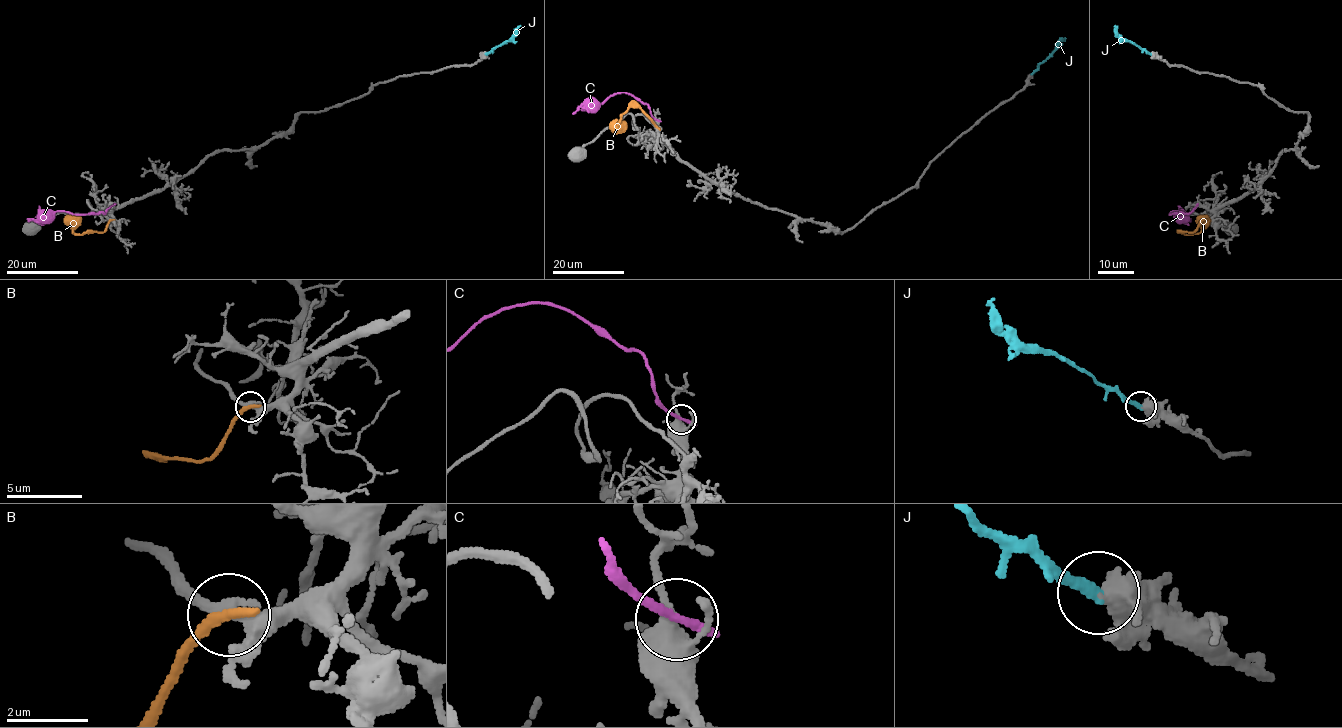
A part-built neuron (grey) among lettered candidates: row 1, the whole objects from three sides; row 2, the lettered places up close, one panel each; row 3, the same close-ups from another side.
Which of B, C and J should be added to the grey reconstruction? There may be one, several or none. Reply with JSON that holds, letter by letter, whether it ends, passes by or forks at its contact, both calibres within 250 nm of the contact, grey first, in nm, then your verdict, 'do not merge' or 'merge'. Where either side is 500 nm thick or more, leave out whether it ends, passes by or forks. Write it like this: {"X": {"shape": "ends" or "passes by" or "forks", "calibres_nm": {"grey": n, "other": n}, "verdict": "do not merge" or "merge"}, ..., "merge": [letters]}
{"B": {"shape": "ends", "calibres_nm": {"grey": 280, "other": 320}, "verdict": "do not merge"}, "C": {"shape": "ends", "calibres_nm": {"grey": 360, "other": 280}, "verdict": "do not merge"}, "J": {"shape": "ends", "calibres_nm": {"grey": 340, "other": 280}, "verdict": "merge"}, "merge": ["J"]}

